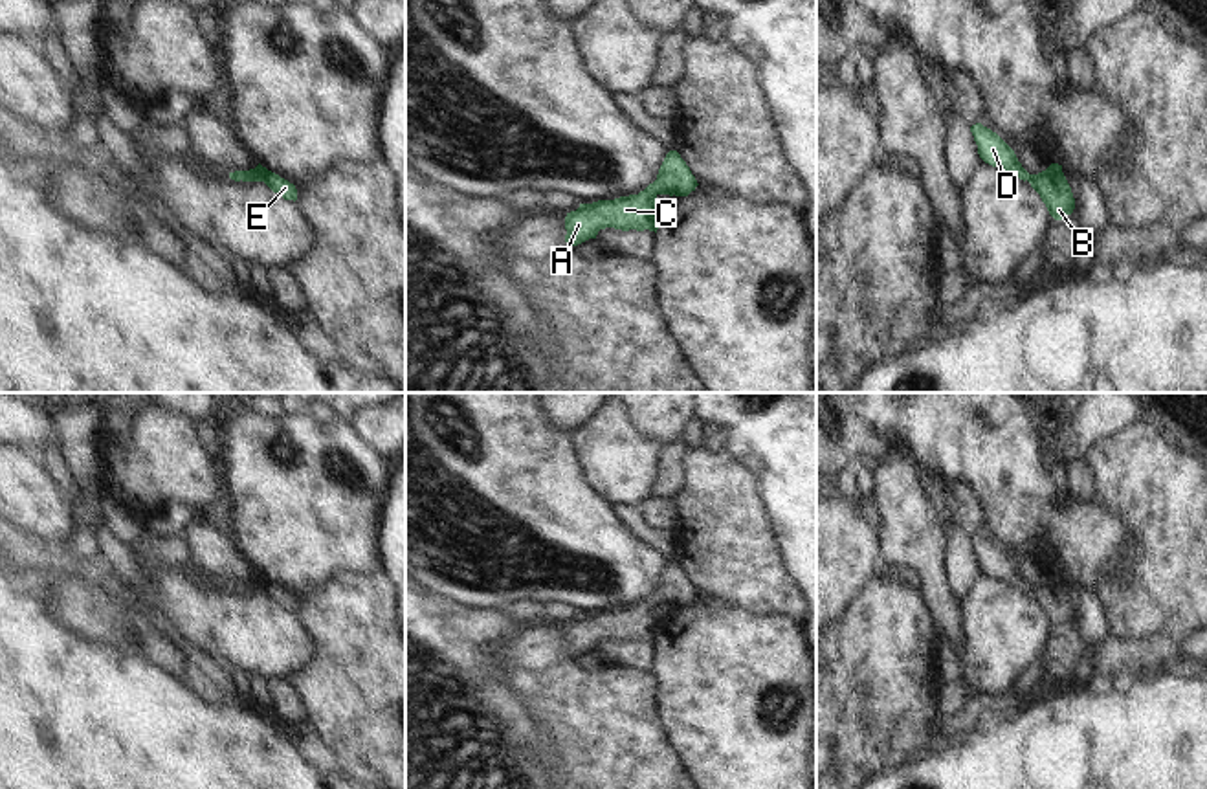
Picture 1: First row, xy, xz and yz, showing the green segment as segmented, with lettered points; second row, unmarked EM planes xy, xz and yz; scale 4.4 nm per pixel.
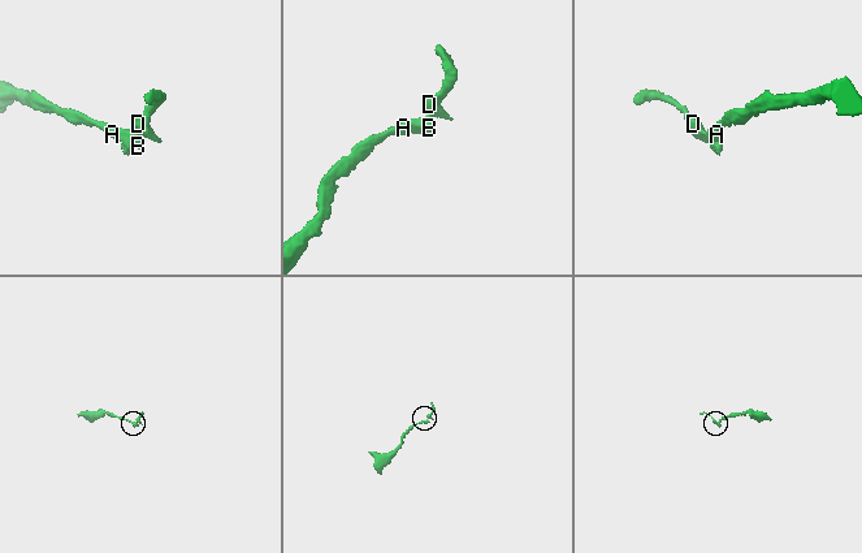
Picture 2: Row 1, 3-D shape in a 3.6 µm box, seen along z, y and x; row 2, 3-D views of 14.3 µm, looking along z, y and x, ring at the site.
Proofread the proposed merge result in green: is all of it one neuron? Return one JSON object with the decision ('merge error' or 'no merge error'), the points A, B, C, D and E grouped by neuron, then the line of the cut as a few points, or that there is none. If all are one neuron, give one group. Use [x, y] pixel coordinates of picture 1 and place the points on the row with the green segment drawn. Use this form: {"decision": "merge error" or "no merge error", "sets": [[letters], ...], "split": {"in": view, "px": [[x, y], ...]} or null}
{"decision": "no merge error", "sets": [["A", "B", "C", "D", "E"]], "split": null}

